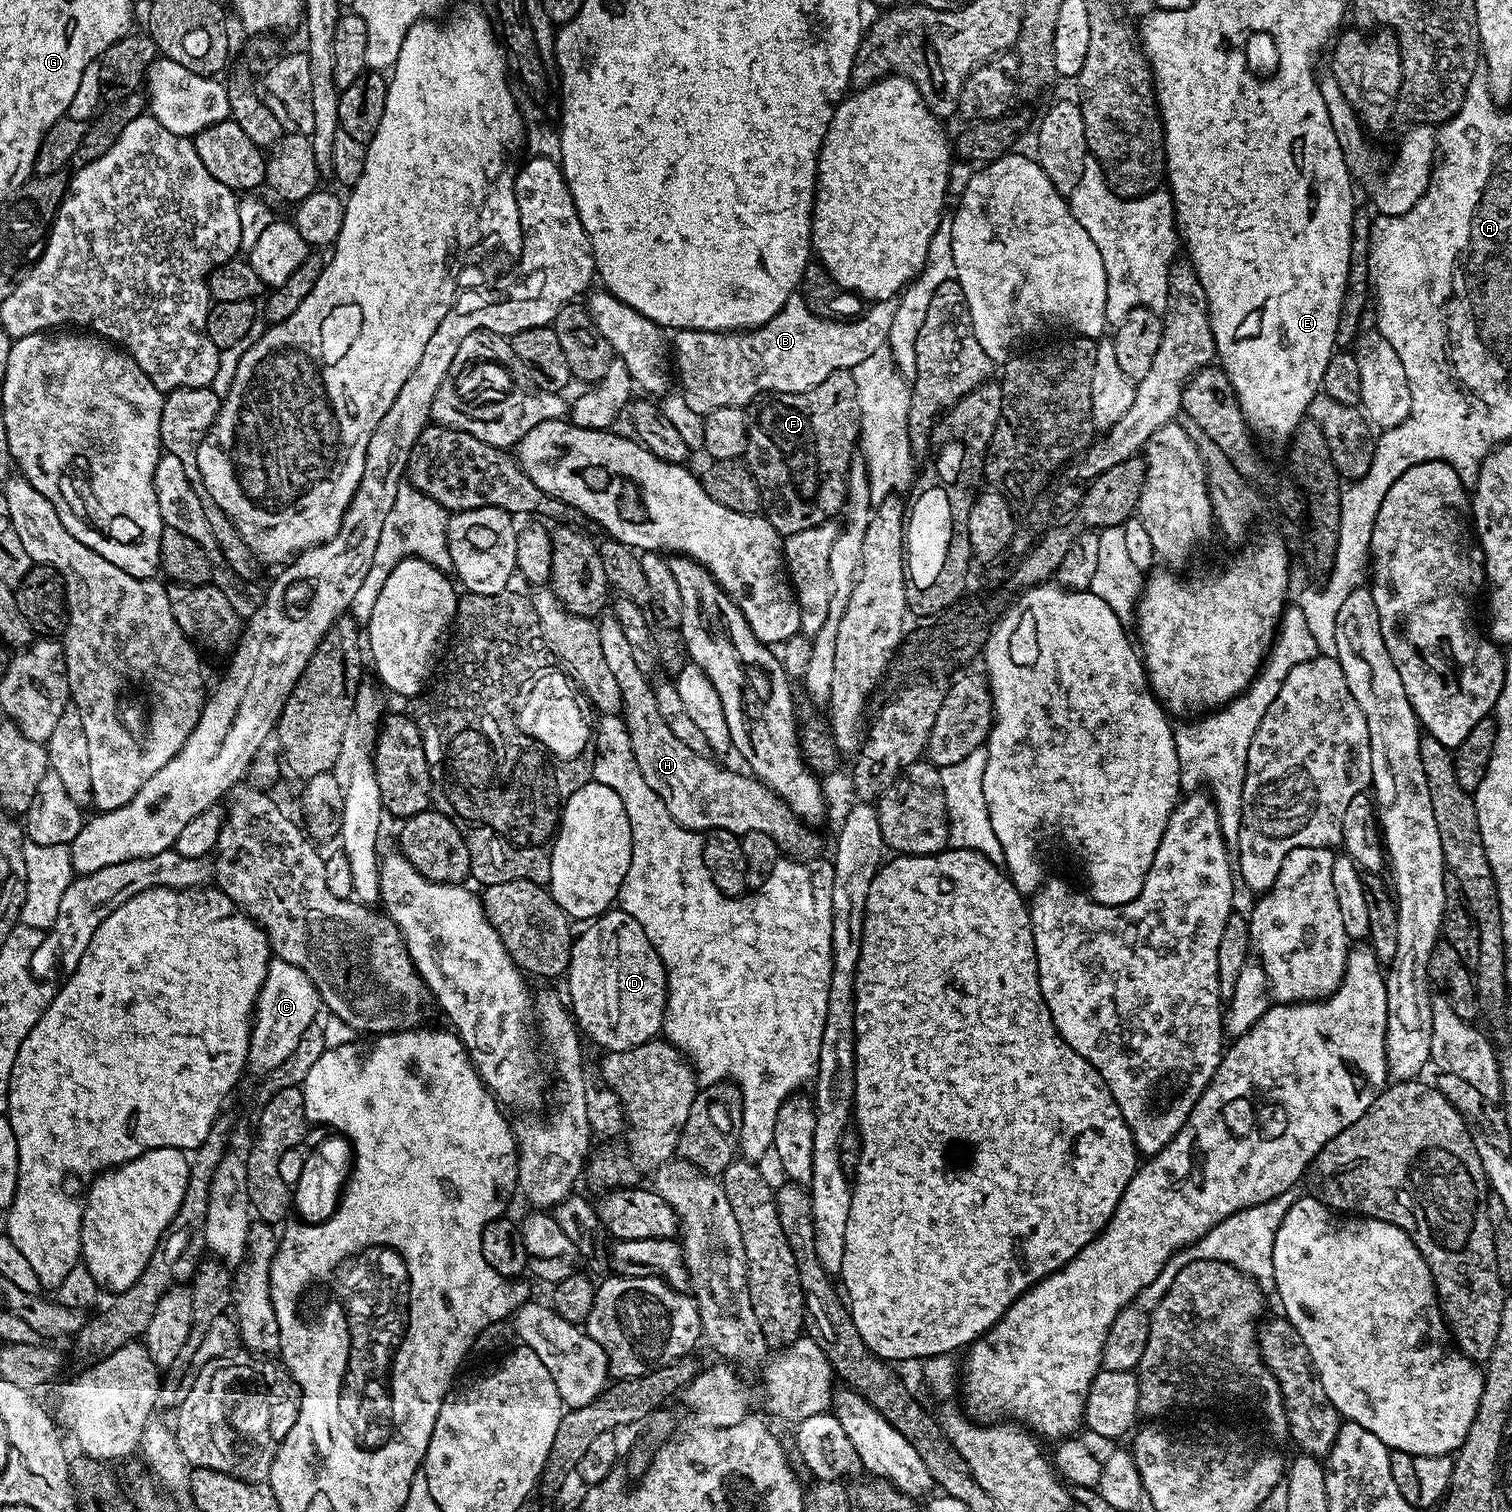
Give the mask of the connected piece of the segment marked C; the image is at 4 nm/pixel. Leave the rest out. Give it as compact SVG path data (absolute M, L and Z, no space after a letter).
M275 958L269 959L266 978L262 982L262 990L256 999L256 1010L252 1017L252 1033L248 1043L248 1063L246 1065L249 1073L253 1072L257 1078L263 1078L269 1072L273 1072L276 1066L282 1066L286 1058L294 1053L294 1046L298 1046L298 1040L306 1030L306 1026L317 1023L316 1011L321 1011L320 995L310 982L310 978L298 966L294 966L285 960Z

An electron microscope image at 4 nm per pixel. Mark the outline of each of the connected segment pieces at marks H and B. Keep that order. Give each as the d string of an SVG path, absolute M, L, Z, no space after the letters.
M605 615L598 627L602 654L606 654L606 666L610 666L610 674L614 674L618 680L622 719L630 734L630 746L638 762L638 770L642 770L642 778L646 778L650 790L662 798L666 810L670 810L674 819L683 828L701 834L713 828L737 834L761 832L769 836L784 854L795 853L792 852L795 848L810 847L812 836L808 832L811 831L761 780L743 771L731 772L728 768L719 768L708 756L694 754L694 750L682 746L682 742L674 738L670 726L666 726L666 722L662 722L662 714L658 714L656 694L649 677L638 670L638 666L634 666L630 642L626 642L626 634L622 634L622 626L618 626L616 617Z
M795 292L783 304L782 310L760 328L735 333L679 329L672 338L672 360L678 384L680 380L679 393L689 409L702 417L718 409L749 407L748 404L760 395L805 393L821 385L832 373L853 370L878 347L887 344L896 305L893 299L875 301L858 322L827 320L814 315L806 306L804 297Z

